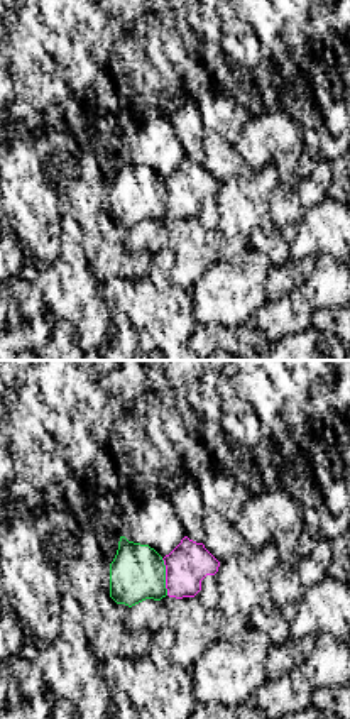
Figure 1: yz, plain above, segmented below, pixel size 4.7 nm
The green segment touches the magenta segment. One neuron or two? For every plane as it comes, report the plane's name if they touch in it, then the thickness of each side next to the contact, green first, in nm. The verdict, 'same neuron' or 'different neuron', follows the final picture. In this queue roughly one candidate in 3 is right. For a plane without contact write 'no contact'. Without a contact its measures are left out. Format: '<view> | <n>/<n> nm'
yz | 260/200 nm

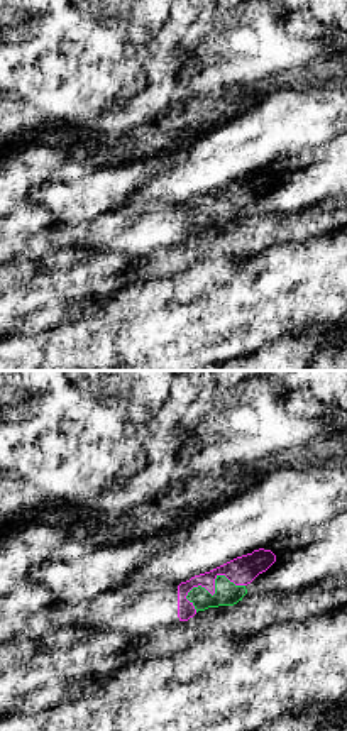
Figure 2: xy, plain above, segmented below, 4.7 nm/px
xy | 110/140 nm

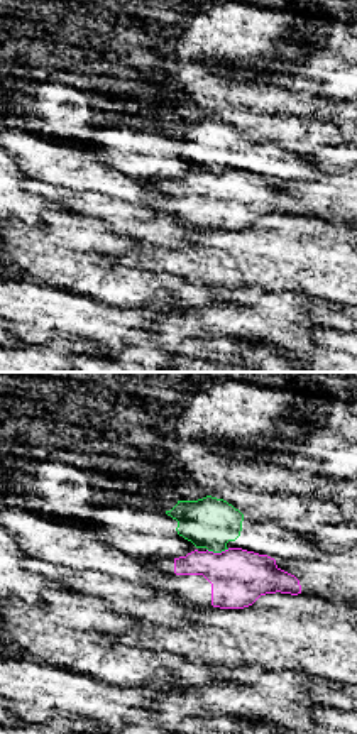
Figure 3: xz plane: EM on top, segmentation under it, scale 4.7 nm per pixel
xz | 240/260 nm

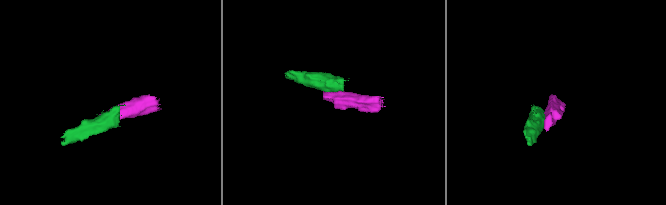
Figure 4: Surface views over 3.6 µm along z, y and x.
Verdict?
different neuron

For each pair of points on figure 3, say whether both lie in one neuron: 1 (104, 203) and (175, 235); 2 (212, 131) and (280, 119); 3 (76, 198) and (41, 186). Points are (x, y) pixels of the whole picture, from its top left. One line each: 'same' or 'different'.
1: same
2: different
3: same

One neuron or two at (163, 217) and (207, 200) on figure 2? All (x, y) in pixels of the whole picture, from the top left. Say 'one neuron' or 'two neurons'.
one neuron

